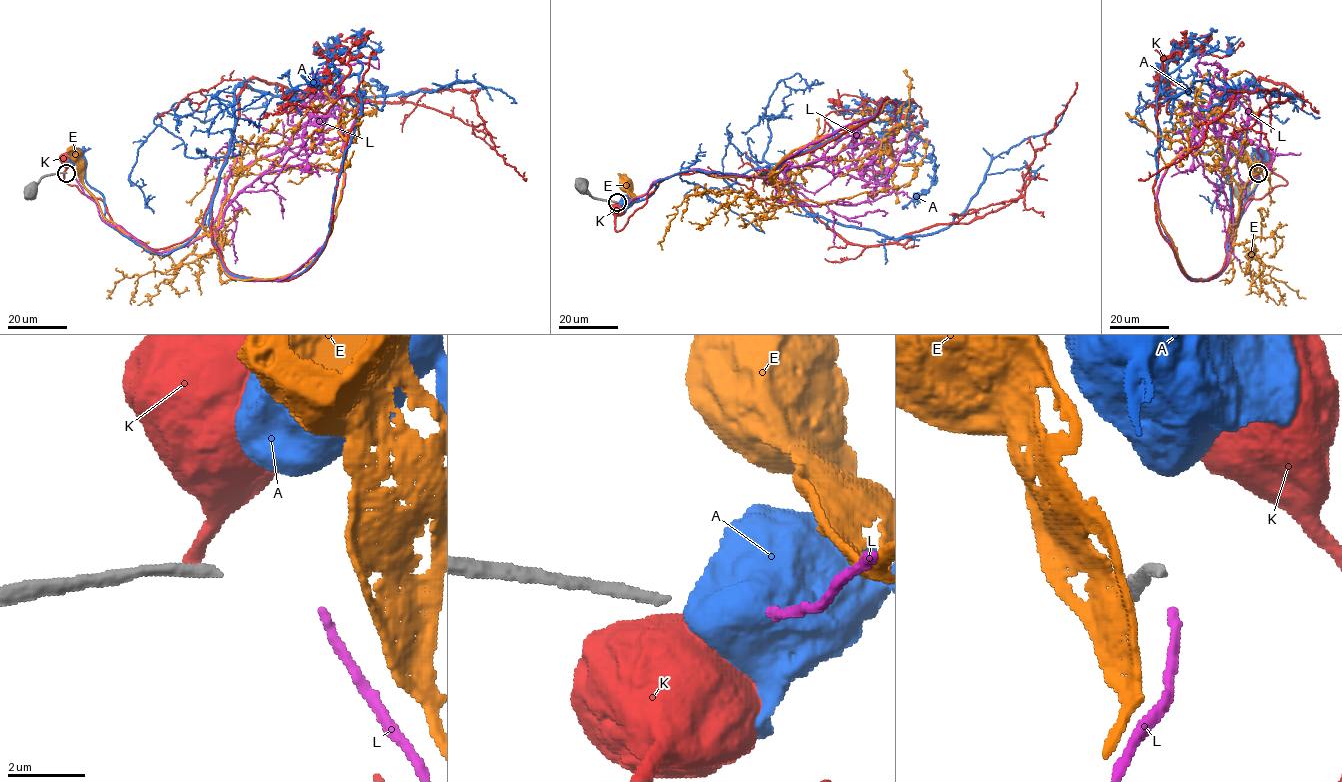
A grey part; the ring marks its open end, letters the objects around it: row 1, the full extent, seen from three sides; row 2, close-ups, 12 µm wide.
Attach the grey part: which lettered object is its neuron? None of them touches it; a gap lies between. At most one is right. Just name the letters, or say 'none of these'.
none of these

